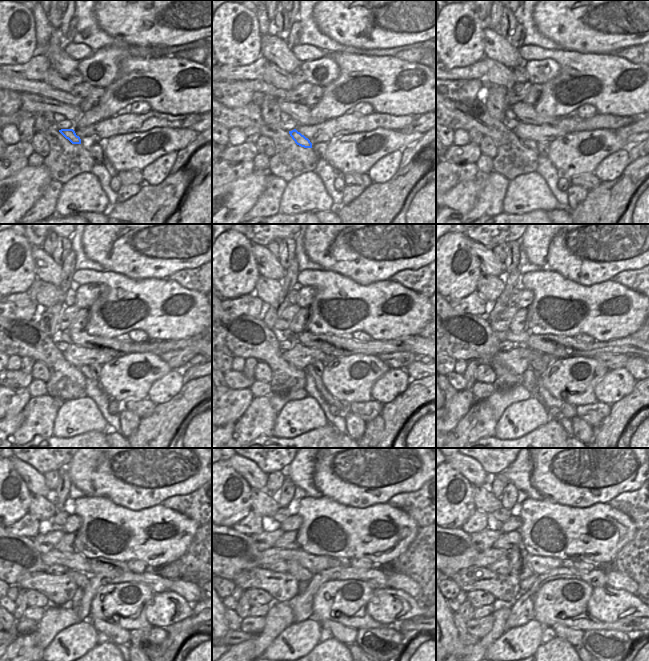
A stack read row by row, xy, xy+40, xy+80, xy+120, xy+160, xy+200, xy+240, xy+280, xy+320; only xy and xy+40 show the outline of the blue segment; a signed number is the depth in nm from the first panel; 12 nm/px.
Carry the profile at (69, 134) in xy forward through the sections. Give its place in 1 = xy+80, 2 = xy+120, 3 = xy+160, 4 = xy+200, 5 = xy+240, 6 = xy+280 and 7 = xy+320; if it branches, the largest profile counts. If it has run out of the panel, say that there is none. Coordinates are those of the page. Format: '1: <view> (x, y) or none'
1: xy+80 (530, 144)
2: xy+120 (84, 369)
3: xy+160 (343, 407)
4: xy+200 (568, 411)
5: xy+240 (120, 636)
6: xy+280 (347, 636)
7: xy+320 (574, 636)

